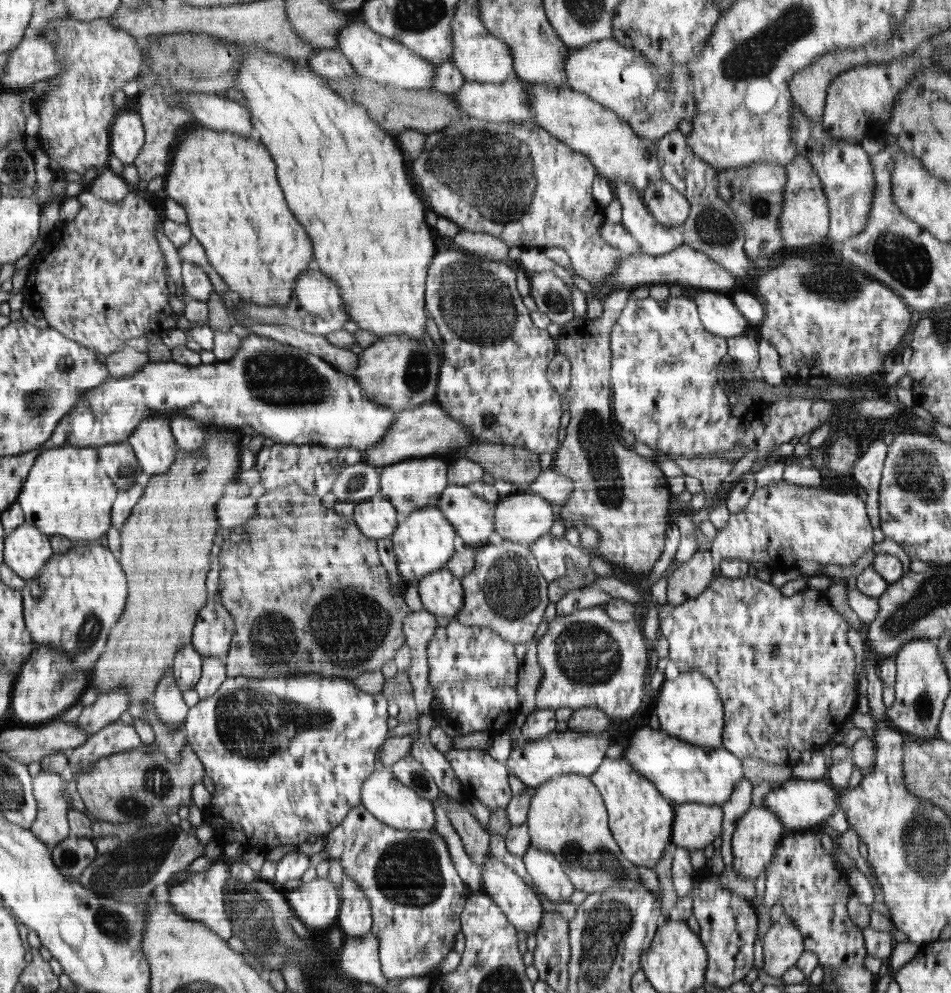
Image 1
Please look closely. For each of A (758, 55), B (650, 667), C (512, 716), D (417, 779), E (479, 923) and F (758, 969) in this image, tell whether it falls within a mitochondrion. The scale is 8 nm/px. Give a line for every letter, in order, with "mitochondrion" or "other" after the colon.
A: mitochondrion
B: other
C: other
D: mitochondrion
E: other
F: other

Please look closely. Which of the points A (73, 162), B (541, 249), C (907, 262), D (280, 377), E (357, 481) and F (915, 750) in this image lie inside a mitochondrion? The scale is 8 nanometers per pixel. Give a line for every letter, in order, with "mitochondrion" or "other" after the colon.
A: other
B: other
C: mitochondrion
D: mitochondrion
E: mitochondrion
F: other

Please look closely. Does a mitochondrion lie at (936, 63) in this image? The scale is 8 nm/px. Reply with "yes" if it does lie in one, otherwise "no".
no

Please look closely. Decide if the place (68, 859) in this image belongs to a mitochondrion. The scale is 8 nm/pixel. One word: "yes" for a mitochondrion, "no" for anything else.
yes

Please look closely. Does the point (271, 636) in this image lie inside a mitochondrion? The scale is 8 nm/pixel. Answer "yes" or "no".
yes

